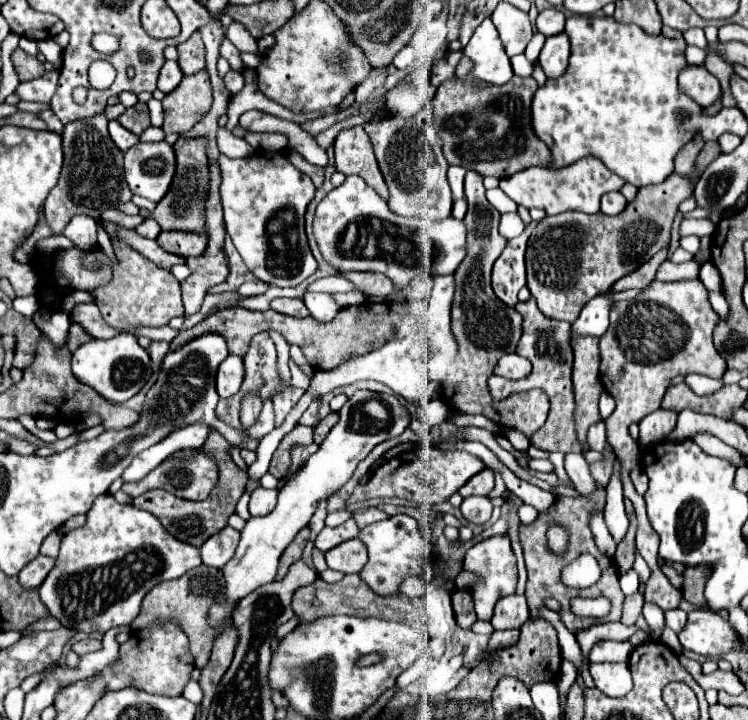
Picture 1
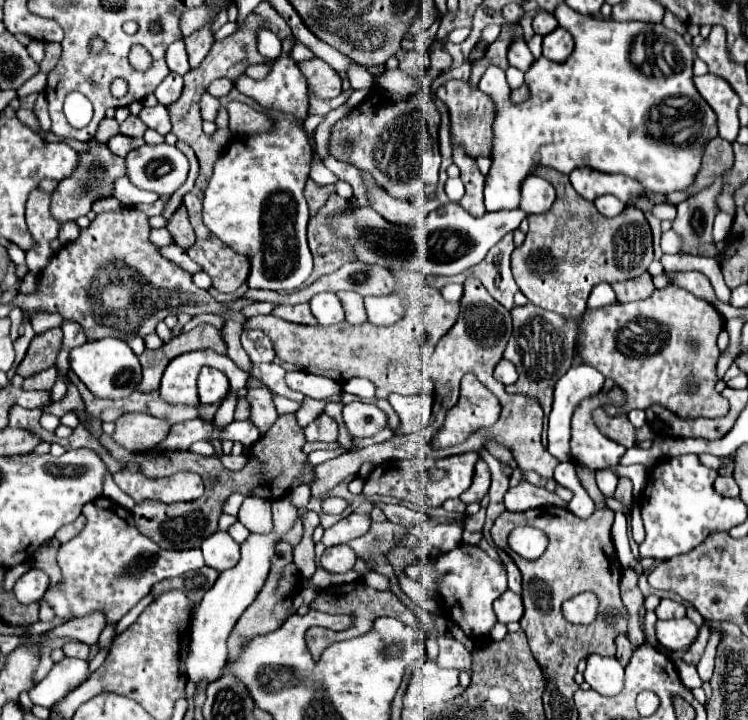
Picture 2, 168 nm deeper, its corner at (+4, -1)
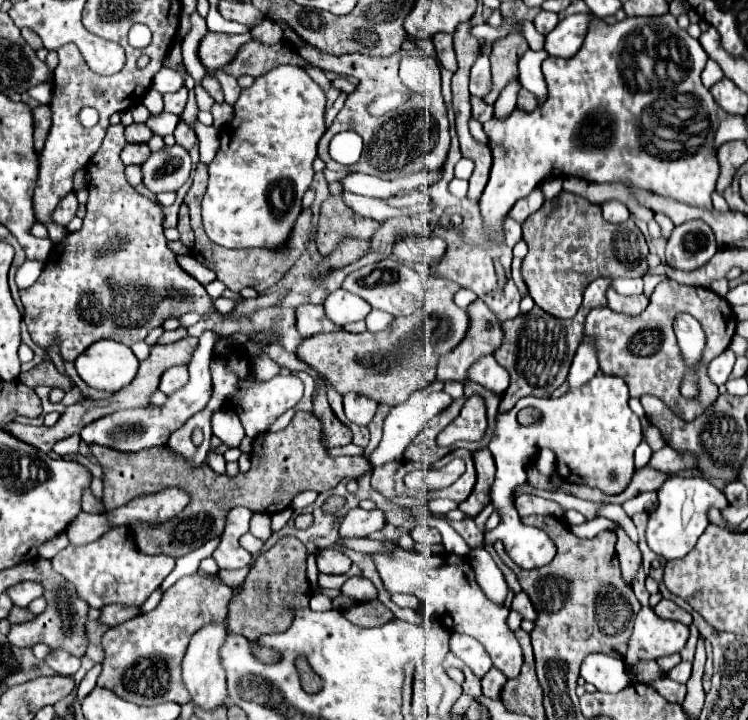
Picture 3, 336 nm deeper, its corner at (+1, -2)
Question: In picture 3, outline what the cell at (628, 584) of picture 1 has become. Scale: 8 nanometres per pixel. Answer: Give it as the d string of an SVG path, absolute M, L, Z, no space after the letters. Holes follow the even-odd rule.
M670 477L658 489L658 499L660 499L660 505L648 519L646 539L650 549L664 559L680 559L694 549L698 537L704 533L708 525L708 519L706 519L708 507L718 507L720 511L728 507L728 499L724 497L724 493L718 491L704 477L690 477L690 479Z

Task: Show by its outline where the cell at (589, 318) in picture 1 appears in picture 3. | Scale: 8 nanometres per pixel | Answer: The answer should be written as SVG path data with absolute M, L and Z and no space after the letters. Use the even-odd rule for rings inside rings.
M616 279L612 287L618 293L628 293L628 295L640 295L642 293L642 279Z

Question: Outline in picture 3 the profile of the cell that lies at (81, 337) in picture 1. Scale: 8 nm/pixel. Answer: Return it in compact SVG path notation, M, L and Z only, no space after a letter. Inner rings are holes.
M46 361L46 363L34 367L32 371L22 373L20 381L26 383L28 387L32 387L32 389L38 387L38 385L48 385L48 387L58 387L58 389L70 391L74 387L74 383L52 365L52 361Z

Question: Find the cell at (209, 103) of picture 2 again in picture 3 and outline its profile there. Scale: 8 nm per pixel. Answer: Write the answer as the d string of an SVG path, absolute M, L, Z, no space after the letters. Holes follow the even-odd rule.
M199 84L195 86L194 91L199 111L210 111L212 105L215 103L212 97Z

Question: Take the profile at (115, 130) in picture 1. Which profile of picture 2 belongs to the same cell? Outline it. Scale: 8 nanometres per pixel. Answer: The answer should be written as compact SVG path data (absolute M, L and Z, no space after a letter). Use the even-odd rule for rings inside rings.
M115 134L115 136L107 142L109 150L111 150L113 154L117 154L117 156L127 156L129 150L135 150L135 148L139 148L139 146L143 146L143 144L145 144L143 138L131 138L131 136L125 136L125 134Z

